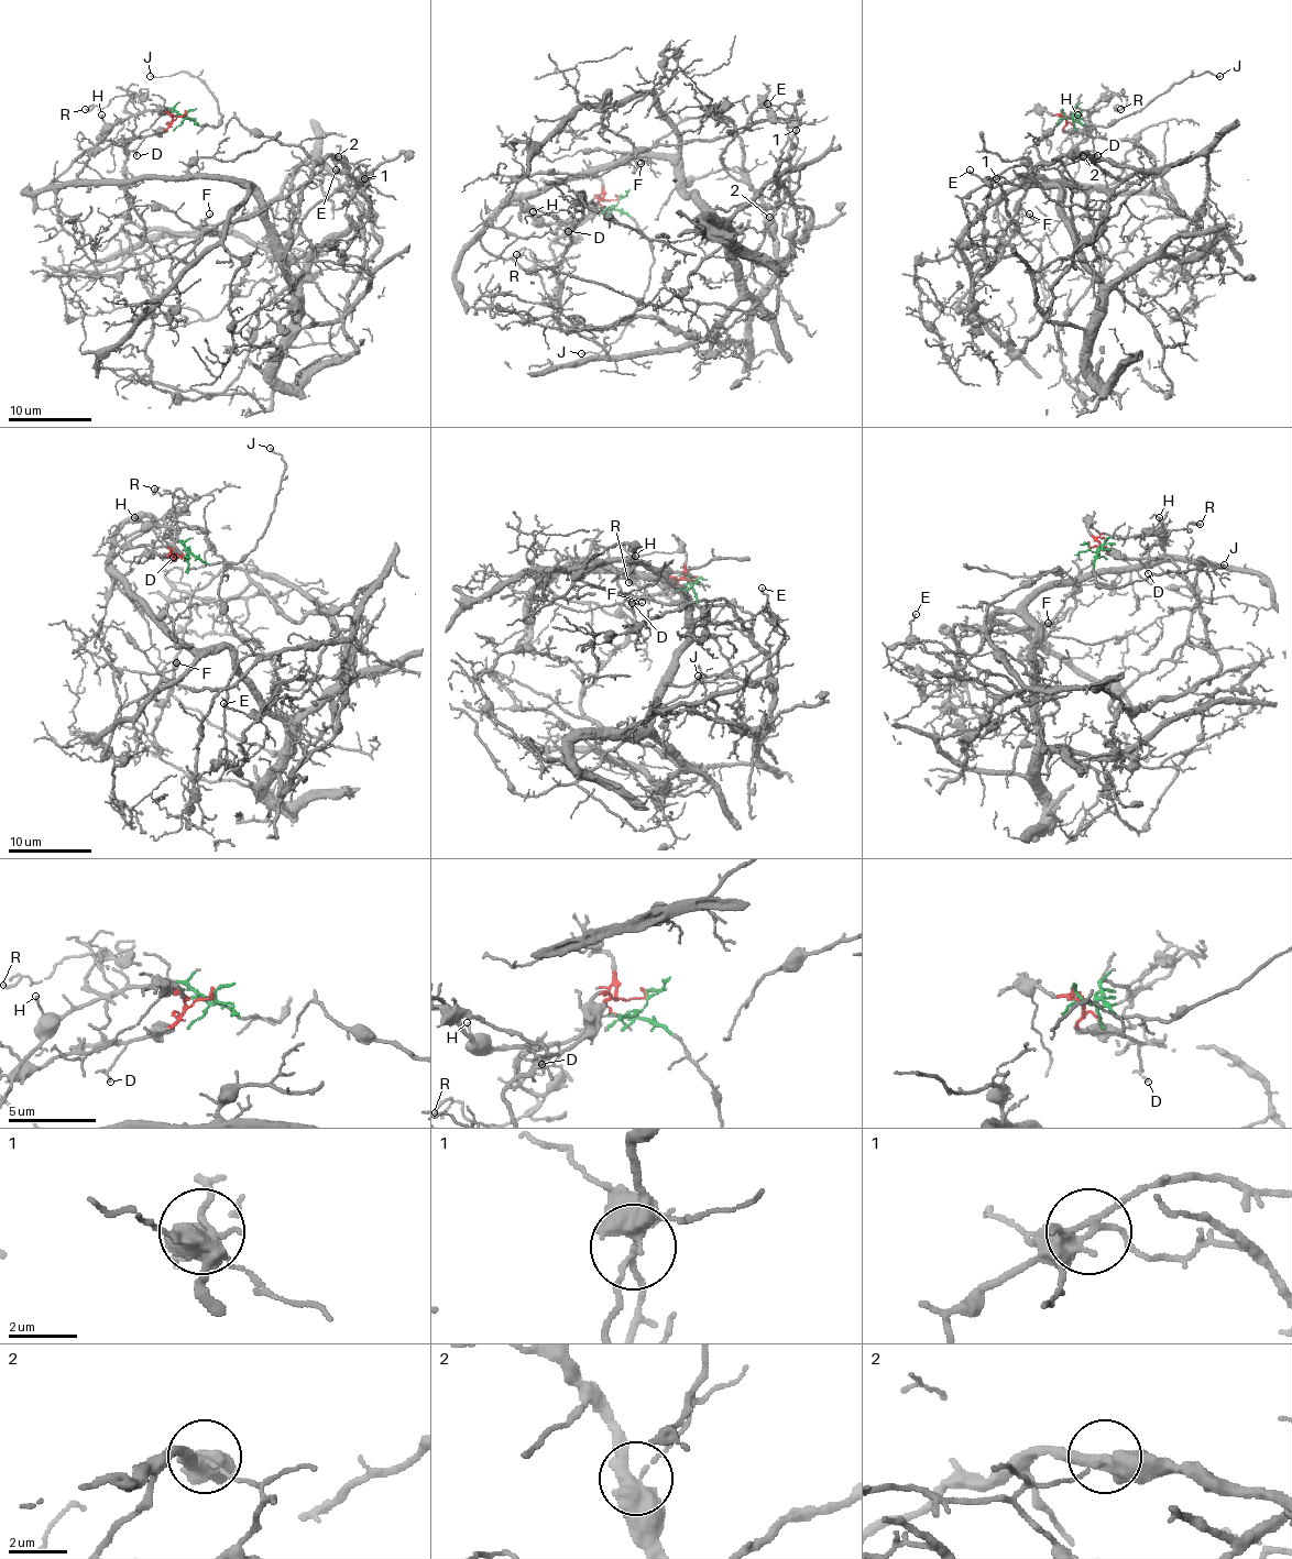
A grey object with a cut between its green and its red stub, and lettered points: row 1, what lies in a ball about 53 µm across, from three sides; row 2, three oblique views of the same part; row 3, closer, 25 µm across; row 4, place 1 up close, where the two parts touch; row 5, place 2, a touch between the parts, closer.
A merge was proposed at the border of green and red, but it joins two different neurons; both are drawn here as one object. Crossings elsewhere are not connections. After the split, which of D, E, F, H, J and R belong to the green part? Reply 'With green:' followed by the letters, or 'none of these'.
With green: H, J, R

